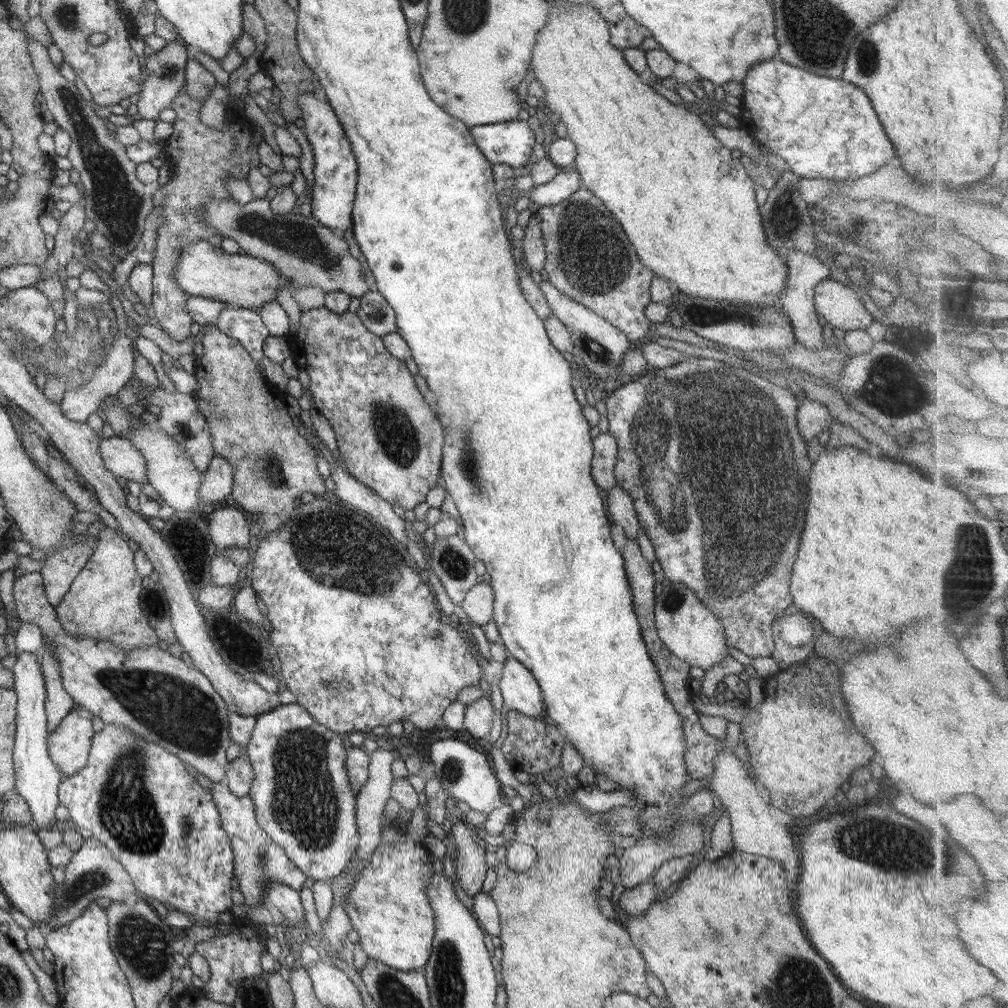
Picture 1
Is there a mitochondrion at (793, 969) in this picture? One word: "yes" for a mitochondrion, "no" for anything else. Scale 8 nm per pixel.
yes

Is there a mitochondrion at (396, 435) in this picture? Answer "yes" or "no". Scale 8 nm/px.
yes

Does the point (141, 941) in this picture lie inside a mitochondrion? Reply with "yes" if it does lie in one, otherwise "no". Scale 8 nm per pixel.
yes

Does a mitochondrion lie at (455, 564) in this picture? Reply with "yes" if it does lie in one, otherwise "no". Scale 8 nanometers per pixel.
yes

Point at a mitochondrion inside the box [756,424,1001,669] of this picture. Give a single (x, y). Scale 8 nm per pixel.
(969, 589)

